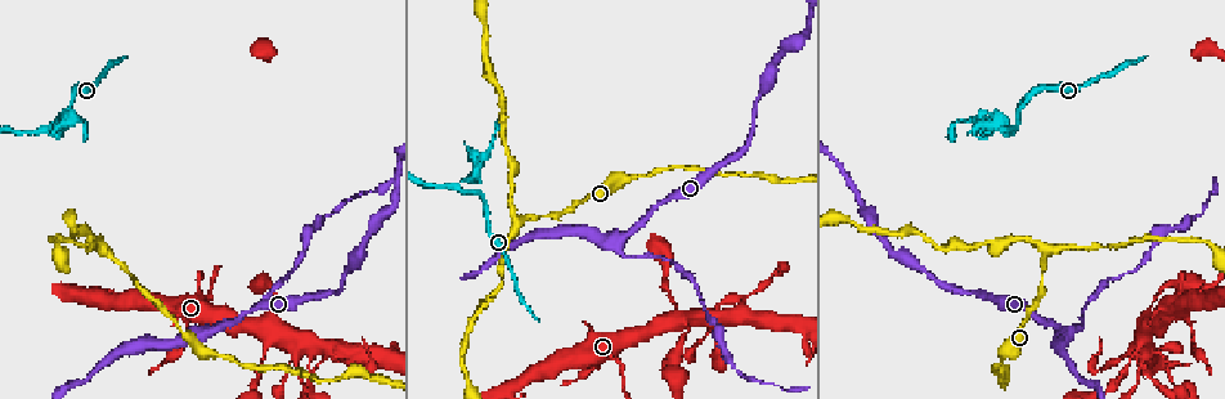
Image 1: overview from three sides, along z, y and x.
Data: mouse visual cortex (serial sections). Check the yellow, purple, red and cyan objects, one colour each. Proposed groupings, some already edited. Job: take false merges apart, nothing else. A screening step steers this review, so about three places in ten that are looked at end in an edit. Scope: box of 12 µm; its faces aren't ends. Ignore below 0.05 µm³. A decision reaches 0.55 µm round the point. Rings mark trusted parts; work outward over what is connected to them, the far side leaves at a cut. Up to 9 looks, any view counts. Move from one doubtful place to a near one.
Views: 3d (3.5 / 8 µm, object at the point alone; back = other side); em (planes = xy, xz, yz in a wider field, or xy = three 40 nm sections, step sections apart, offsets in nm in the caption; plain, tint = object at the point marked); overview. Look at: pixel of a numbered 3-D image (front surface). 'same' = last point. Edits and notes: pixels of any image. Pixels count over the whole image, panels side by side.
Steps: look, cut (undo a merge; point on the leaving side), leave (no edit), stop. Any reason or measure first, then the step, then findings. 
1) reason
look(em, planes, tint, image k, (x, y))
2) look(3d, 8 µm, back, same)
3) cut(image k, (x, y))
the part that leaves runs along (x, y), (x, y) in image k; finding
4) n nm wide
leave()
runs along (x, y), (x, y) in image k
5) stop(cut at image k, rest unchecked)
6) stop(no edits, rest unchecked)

two arms in line, one across
look(3d, 3.5 µm, image 1, (621, 243))

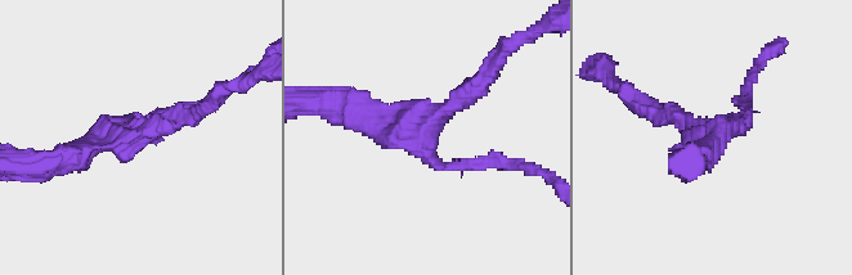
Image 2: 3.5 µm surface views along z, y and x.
3 arms; arms of 150, 250, 300 nm
look(em, xy, step 1, tint, image 2, (427, 126))

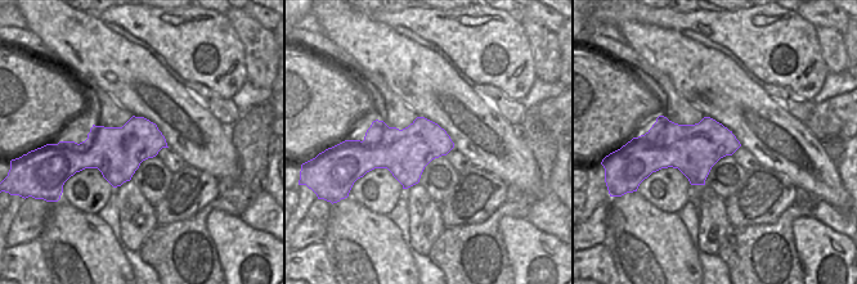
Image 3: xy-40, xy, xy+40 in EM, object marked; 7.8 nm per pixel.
leave()
runs along (200, 111), (64, 158) in image 2; continuous, no second cell

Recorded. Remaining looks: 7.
look(3d, 3.5 µm, image 1, (311, 346))

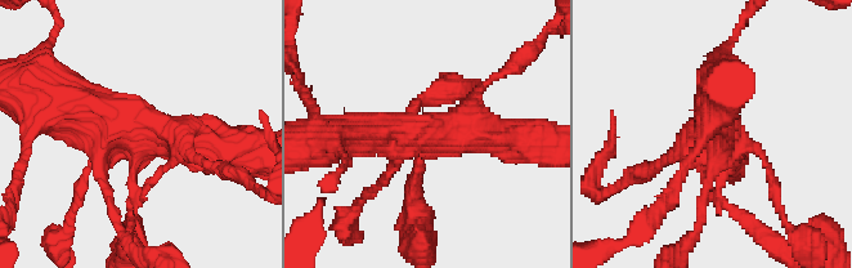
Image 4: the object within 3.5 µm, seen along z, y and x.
need the tissue
look(em, xy, step 3, tint, image 4, (421, 137))

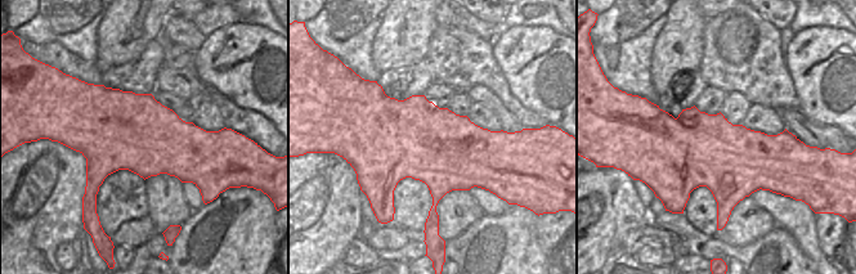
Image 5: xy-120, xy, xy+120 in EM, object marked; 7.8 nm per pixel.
leave()
runs along (55, 107), (218, 151) in image 4; continuous, no second cell

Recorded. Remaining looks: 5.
thin neck
look(3d, 3.5 µm, back, image 1, (109, 255))

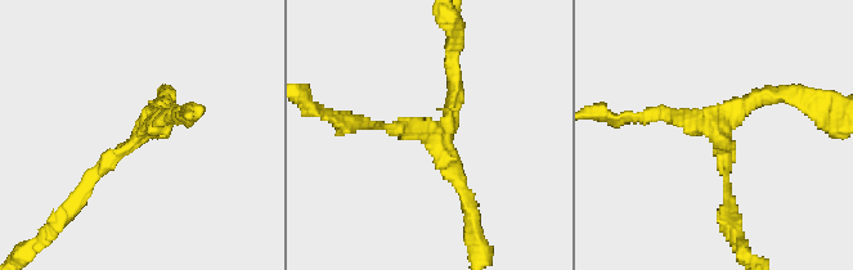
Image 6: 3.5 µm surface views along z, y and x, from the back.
3 arms; arms of 150, 200, 200 nm; now the EM
look(em, xy, step 3, tint, image 6, (142, 136))

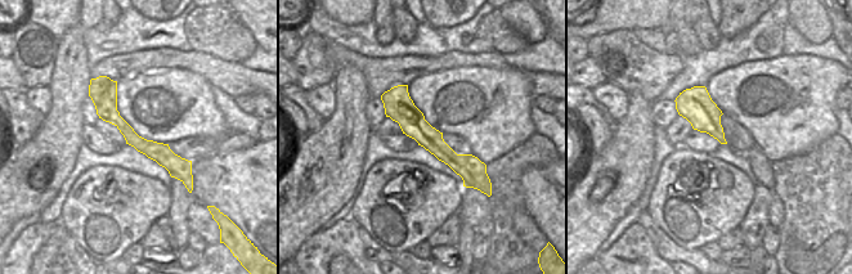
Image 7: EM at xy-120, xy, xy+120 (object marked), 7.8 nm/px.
leave()
runs along (80, 197), (158, 117), (166, 94) in image 6; one cell here

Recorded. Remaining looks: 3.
abrupt turn
look(3d, 8 µm, image 1, (1014, 128))

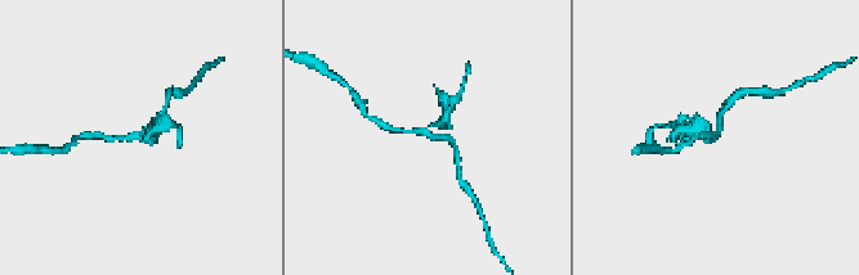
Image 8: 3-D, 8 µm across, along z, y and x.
look(3d, 3.5 µm, image 8, (427, 131))

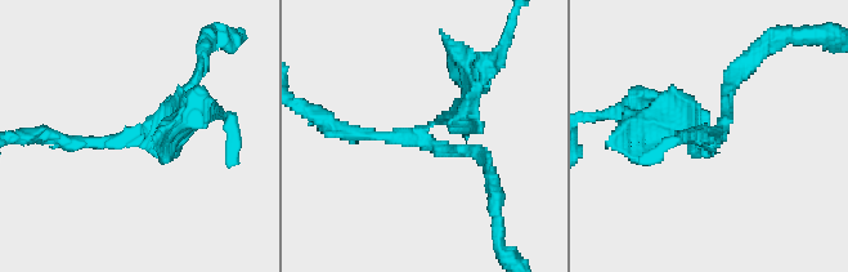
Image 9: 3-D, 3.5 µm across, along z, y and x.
look(em, planes, tint, image 9, (713, 132))

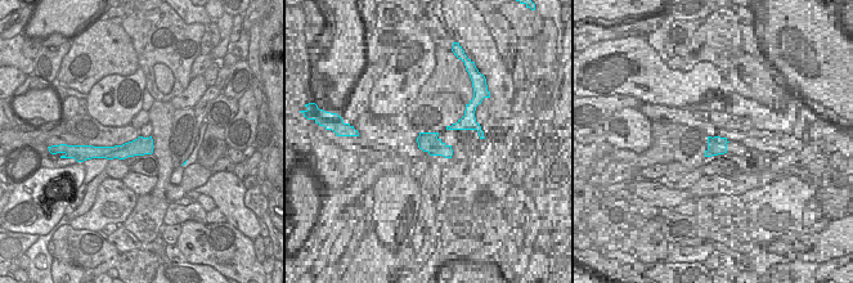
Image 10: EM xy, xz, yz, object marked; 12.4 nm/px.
arms of 150, 150, 200 nm
cut(image 9, (672, 117))
the part that leaves runs along (434, 123), (501, 53) in image 9; two cells meet here

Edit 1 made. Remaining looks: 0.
stop(cut at image 9, rest unchecked)

